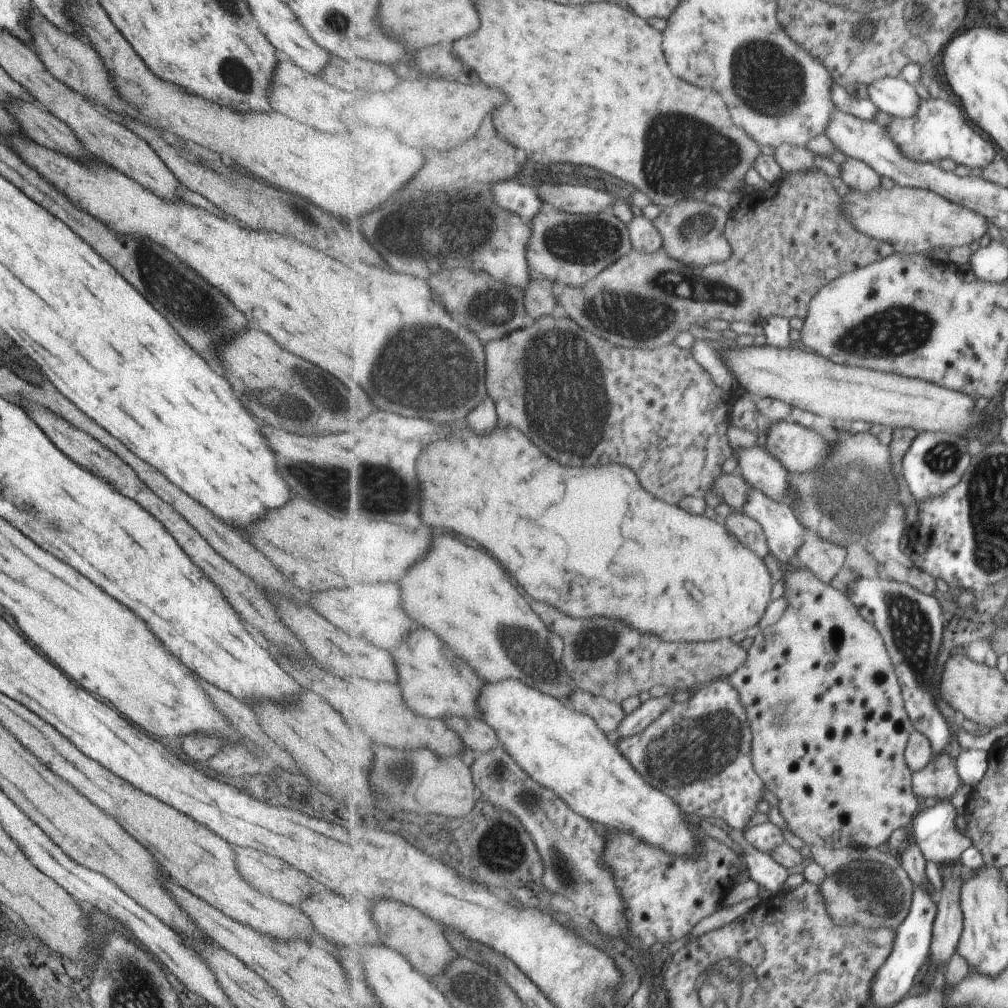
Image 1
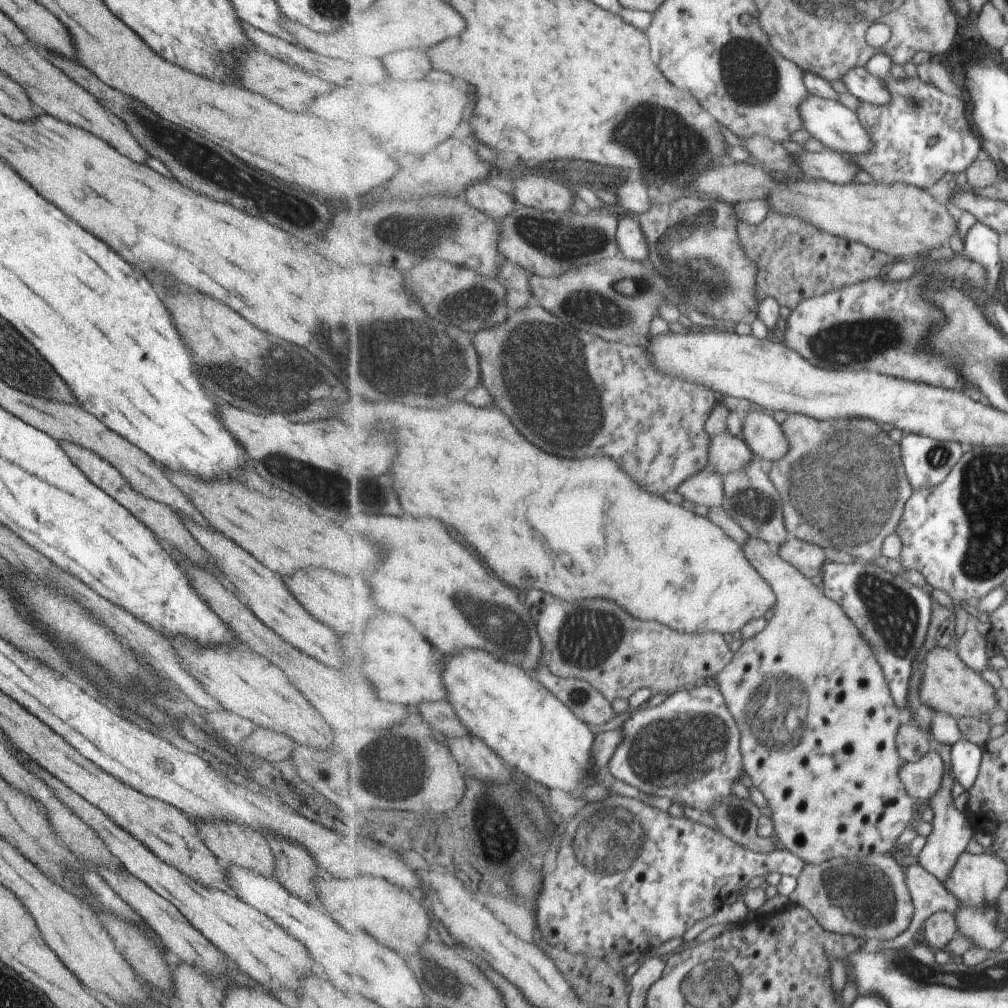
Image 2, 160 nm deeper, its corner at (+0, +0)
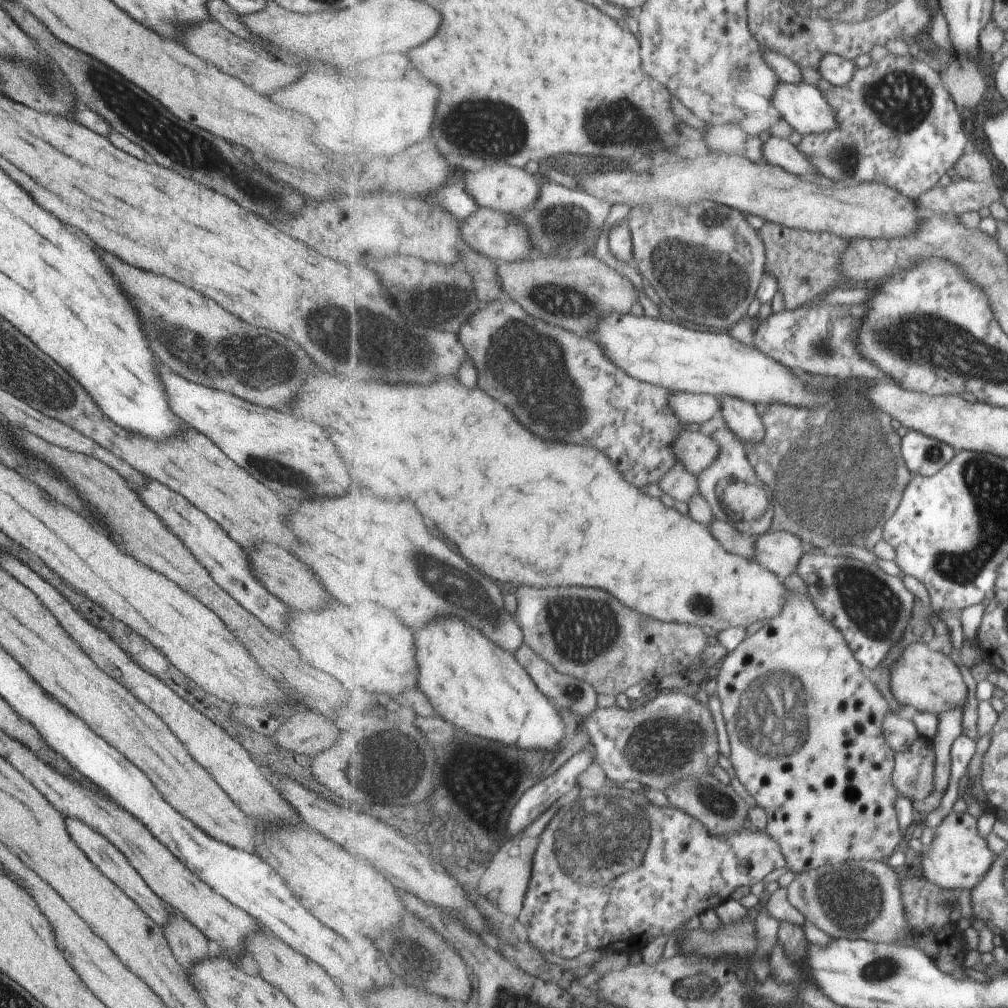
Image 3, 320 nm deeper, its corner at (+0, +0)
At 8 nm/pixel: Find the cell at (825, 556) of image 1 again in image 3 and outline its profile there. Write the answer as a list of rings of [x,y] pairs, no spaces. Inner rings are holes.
[[[772,529],[756,538],[757,561],[781,580],[797,572],[800,558],[803,556],[803,544],[800,537],[790,531]]]

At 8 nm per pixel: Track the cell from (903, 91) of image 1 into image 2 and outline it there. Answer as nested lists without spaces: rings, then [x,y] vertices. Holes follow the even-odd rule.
[[[865,67],[853,68],[842,78],[841,82],[861,102],[872,102],[876,105],[890,103],[892,97],[886,88],[886,80],[869,74]]]

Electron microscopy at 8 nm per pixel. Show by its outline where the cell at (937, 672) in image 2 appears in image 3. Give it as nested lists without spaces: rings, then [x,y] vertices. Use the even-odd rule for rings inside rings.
[[[908,644],[890,670],[890,689],[901,705],[913,706],[917,711],[940,715],[963,705],[967,700],[967,684],[957,664],[945,653],[930,650],[927,644]]]

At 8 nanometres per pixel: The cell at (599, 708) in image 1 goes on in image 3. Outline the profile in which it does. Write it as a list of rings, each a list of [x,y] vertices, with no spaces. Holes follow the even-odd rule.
[[[527,644],[514,653],[545,696],[559,709],[569,709],[571,714],[579,716],[589,714],[597,708],[597,692],[591,683],[557,672]]]

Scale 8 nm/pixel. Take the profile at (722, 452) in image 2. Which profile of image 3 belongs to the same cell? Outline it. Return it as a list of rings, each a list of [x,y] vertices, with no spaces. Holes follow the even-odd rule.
[[[707,429],[696,432],[683,430],[677,433],[675,442],[673,442],[673,452],[677,454],[682,466],[698,475],[703,470],[707,470],[713,462],[717,462],[721,448],[711,438],[710,431]]]

